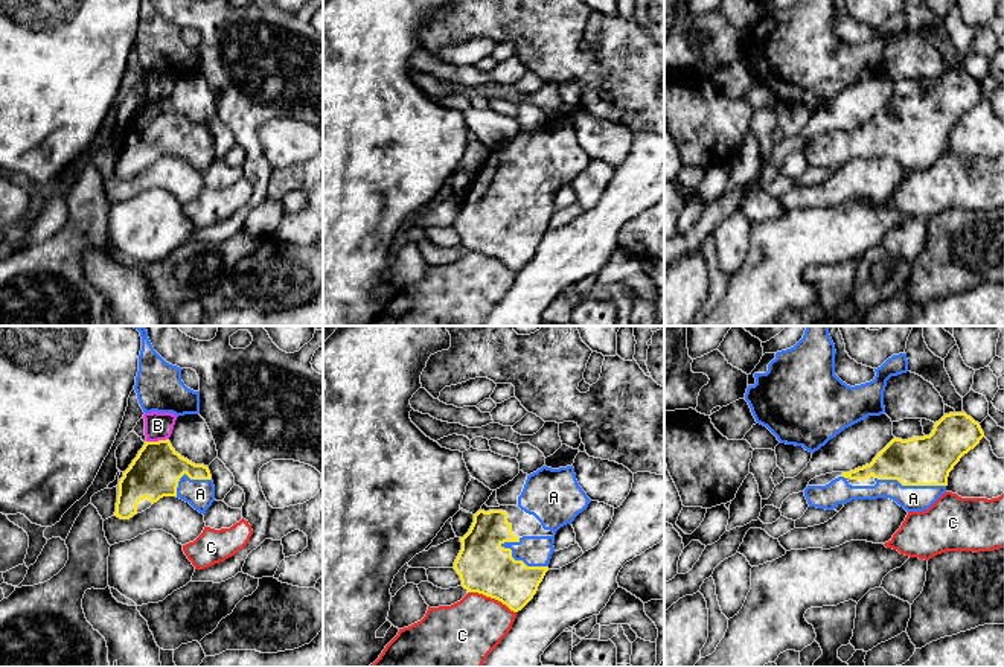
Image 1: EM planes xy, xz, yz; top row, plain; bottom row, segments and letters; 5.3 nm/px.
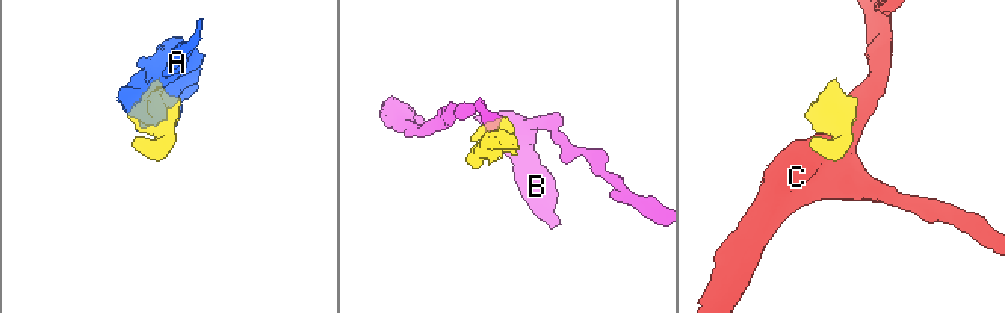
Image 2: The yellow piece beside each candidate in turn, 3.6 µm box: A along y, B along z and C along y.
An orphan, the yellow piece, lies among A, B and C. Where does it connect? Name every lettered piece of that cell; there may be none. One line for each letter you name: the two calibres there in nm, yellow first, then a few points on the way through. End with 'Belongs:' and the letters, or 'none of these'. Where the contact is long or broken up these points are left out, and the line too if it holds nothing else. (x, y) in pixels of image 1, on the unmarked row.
A: 280 nm thick on the yellow side, 160 nm on the other
Belongs: A

